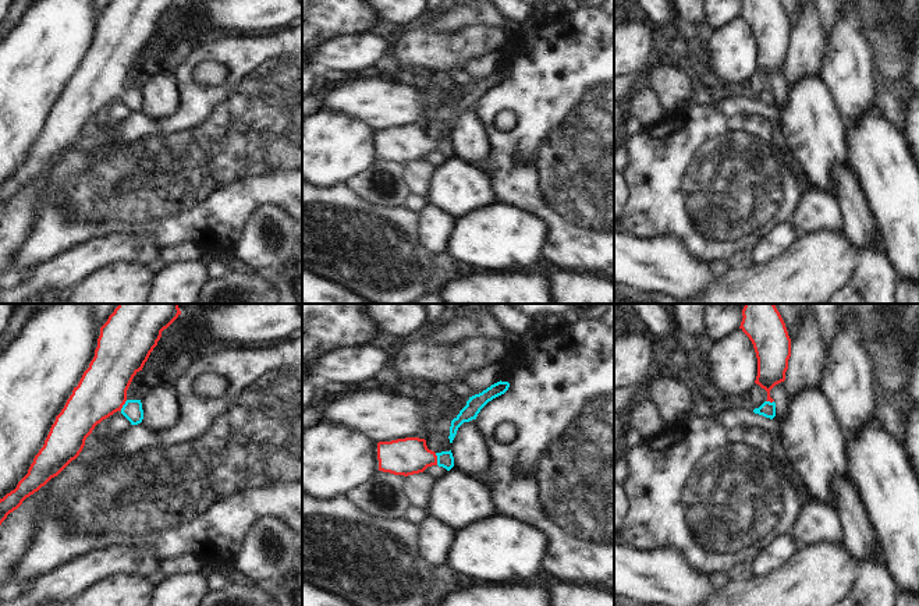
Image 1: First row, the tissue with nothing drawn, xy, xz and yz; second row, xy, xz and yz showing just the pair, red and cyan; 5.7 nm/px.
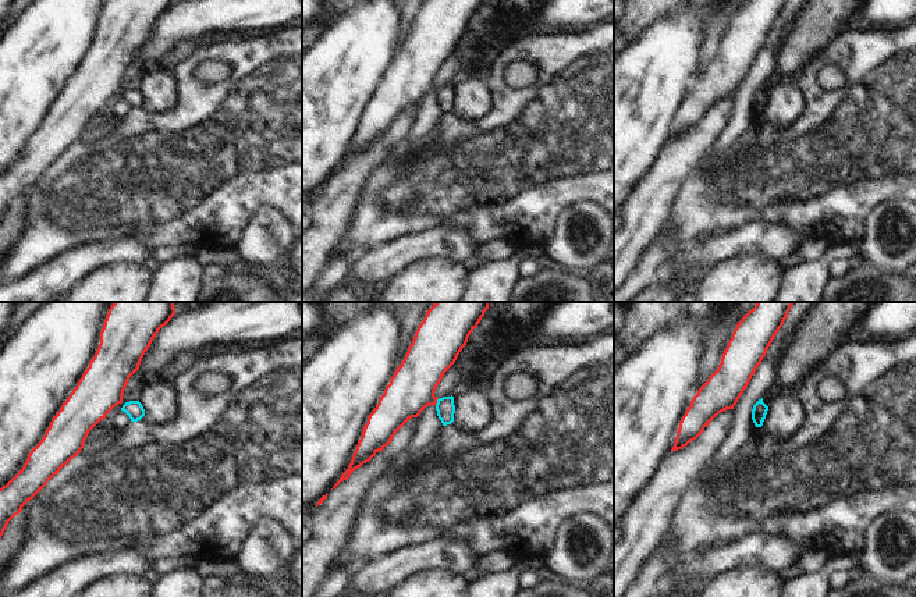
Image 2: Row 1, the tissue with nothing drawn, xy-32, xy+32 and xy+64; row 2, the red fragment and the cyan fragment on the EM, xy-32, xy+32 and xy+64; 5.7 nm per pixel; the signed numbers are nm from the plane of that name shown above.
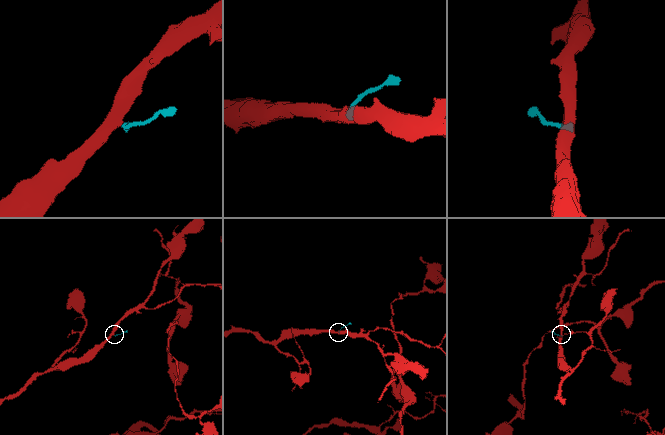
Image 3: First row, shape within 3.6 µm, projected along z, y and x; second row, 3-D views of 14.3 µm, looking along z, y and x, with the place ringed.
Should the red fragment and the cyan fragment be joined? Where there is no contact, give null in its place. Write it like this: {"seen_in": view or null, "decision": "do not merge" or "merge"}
{"seen_in": "xz", "decision": "merge"}

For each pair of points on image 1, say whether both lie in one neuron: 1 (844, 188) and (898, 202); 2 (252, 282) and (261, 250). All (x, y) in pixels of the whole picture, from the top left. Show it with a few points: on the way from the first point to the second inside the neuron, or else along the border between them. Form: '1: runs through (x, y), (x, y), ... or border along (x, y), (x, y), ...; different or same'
1: border along (847, 165), (855, 176), (859, 191), (876, 222); different
2: border along (255, 269), (259, 273); different

